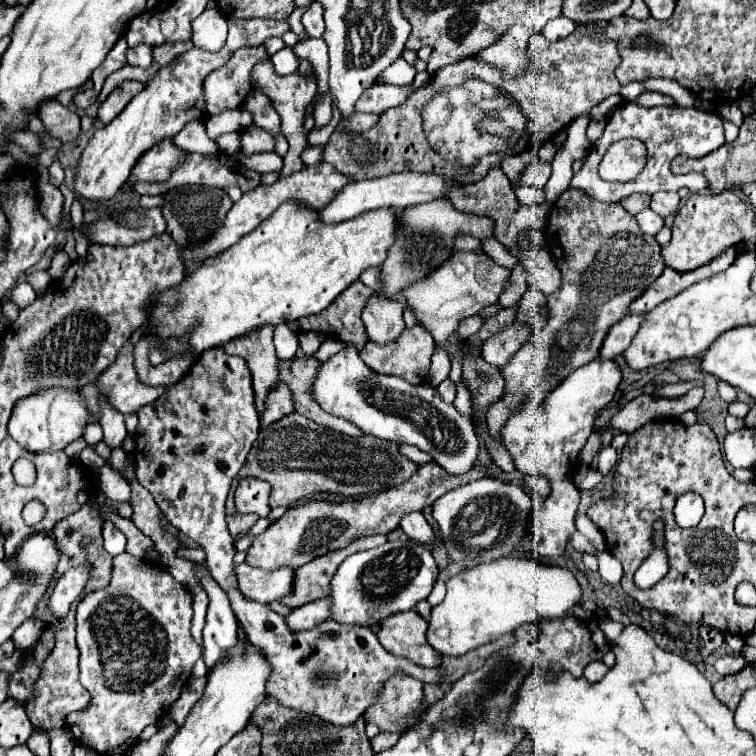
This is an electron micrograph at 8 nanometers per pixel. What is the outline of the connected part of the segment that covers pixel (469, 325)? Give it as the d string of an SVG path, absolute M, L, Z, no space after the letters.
M481 315L469 317L469 321L465 321L465 325L461 325L461 329L457 331L457 335L459 337L471 337L471 335L475 335L483 327L483 323L485 323L485 319Z

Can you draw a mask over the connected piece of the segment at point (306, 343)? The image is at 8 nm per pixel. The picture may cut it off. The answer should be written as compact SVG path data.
M301 333L299 335L299 345L303 349L303 353L312 356L319 348L325 337L321 337L321 333Z

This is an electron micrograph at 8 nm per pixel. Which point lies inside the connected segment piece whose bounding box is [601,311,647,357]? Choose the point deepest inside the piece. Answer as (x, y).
(620, 337)

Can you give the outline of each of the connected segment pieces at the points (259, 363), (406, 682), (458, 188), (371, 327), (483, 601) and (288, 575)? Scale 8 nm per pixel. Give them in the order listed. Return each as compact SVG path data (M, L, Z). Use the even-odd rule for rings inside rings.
M263 325L247 335L231 339L223 345L225 353L241 355L253 375L255 387L255 407L261 413L265 393L271 391L271 385L277 379L277 355L273 347L273 327Z
M409 675L389 677L375 703L365 711L365 721L373 721L381 731L403 733L407 725L415 721L405 721L407 717L421 711L423 701L423 681Z
M491 169L481 181L473 183L473 185L455 185L449 191L449 201L461 213L491 217L493 219L493 237L499 243L503 243L505 247L517 245L517 239L523 231L539 229L541 227L539 221L545 218L550 211L550 206L547 206L545 202L533 206L519 205L515 193L513 193L513 187L501 169Z
M373 295L369 297L363 315L361 315L367 335L371 341L387 343L399 337L399 333L405 329L403 323L403 305L397 299Z
M505 557L501 561L493 561L489 565L477 565L473 569L465 569L459 575L447 581L447 595L443 603L433 607L427 641L441 655L463 655L481 645L487 645L499 639L505 633L515 633L521 625L541 623L551 619L563 619L569 609L573 609L581 601L581 585L575 575L561 565L545 565L527 557Z
M241 563L241 565L235 565L235 573L239 579L241 593L245 593L245 597L249 599L255 599L261 603L273 603L293 593L295 571L291 567L265 571L265 569L257 569L247 563Z

